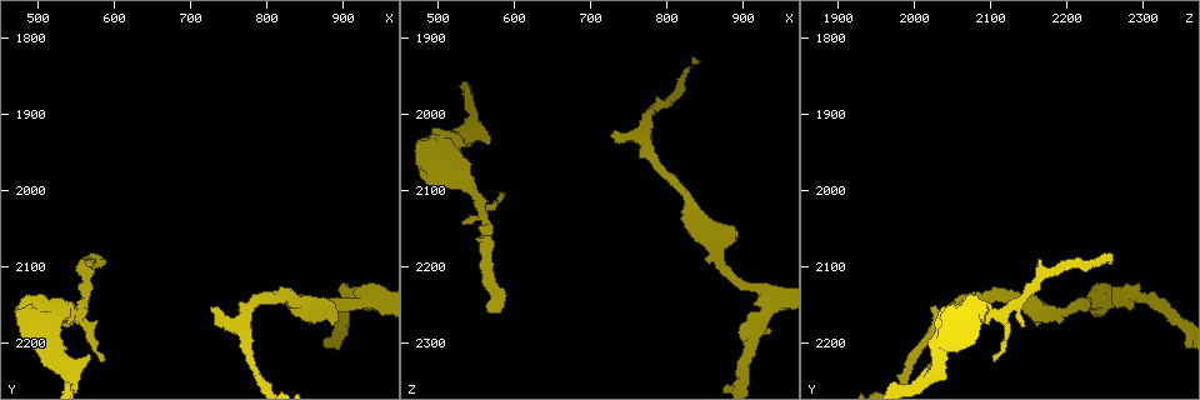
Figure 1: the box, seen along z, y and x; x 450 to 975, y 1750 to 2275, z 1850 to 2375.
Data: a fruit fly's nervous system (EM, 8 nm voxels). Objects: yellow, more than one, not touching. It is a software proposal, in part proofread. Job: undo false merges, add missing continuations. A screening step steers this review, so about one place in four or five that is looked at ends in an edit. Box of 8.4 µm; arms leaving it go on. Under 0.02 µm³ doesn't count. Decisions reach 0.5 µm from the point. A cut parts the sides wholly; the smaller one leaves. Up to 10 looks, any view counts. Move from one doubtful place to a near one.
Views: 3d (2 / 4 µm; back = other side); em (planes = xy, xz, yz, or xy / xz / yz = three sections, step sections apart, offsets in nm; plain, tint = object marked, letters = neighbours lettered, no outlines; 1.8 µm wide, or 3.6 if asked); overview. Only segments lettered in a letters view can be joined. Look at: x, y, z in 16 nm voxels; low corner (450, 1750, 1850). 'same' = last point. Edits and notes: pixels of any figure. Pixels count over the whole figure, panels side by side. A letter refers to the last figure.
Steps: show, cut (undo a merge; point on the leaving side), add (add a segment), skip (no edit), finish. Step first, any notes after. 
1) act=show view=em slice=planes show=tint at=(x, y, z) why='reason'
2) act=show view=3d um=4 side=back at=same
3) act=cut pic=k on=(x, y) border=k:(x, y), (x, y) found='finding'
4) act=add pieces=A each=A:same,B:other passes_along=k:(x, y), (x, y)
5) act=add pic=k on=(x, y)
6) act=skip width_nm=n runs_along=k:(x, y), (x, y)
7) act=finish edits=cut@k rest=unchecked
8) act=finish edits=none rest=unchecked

act=show view=em slice=planes show=tint at=(940, 2140, 2240)

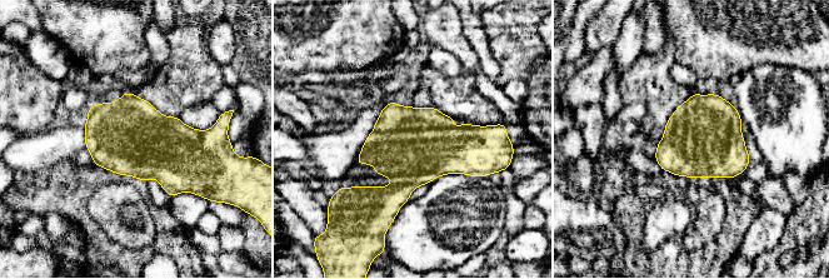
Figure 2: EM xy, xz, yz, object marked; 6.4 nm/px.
act=show view=em slice=planes show=letters at=same why='see the neighbours'

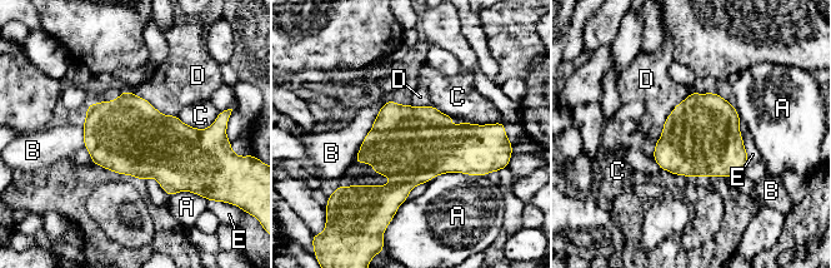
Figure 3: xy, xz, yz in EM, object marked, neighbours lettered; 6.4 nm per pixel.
act=skip width_nm=500 each=A:other,B:other,C:other,D:other,E:other border=3:(692, 90), (666, 118), (656, 142) found='continuous, no second neuron'

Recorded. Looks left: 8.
act=show view=em slice=xz step=8 show=tint at=(560, 2085, 2260) why='branch stops here'

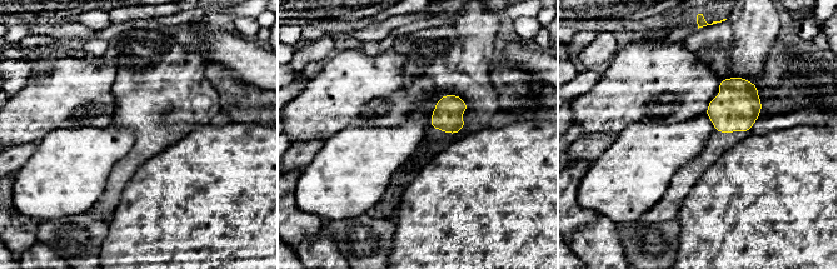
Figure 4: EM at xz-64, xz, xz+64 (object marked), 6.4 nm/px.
act=show view=em slice=planes show=letters at=same

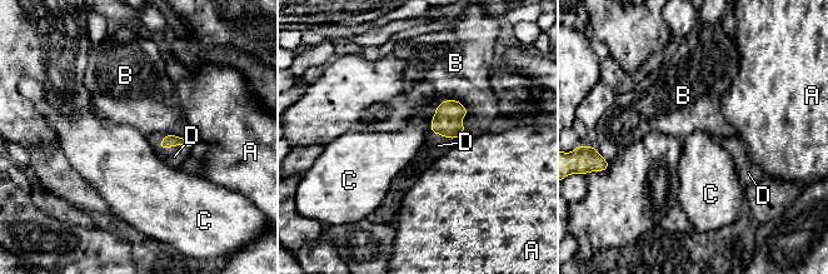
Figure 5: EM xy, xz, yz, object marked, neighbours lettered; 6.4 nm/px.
act=add pieces=D longest_contact=B:280nm each=A:other,B:other,C:other,D:same found='it goes on there'

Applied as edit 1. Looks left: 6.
act=show view=overview why='redraw'

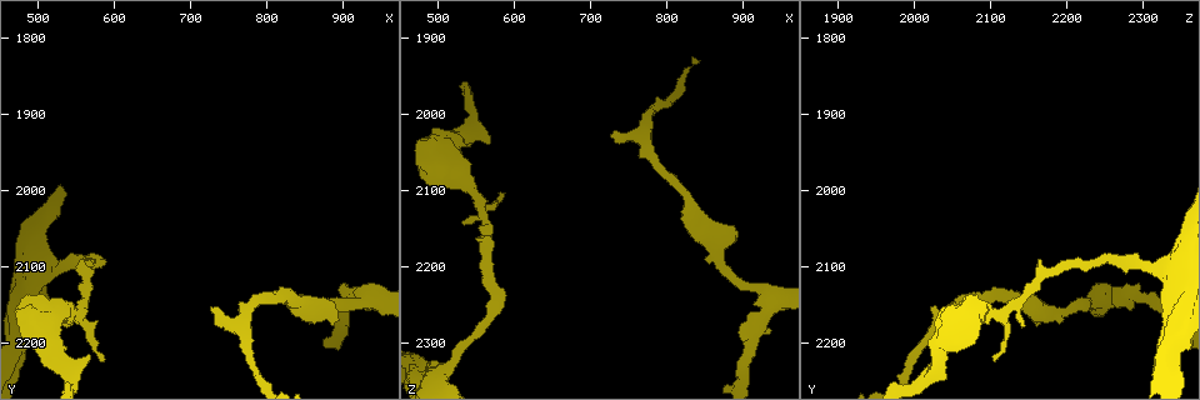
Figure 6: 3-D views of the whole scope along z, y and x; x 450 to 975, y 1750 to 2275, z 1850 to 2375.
act=show view=3d um=2 at=(495, 2140, 2325) why='sudden change in width'

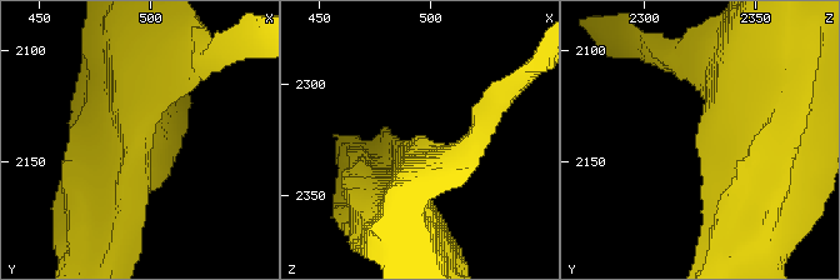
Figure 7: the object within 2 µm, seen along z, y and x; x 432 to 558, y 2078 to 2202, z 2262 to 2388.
act=show view=em slice=planes show=tint at=(492, 2142, 2329) why='now the EM'

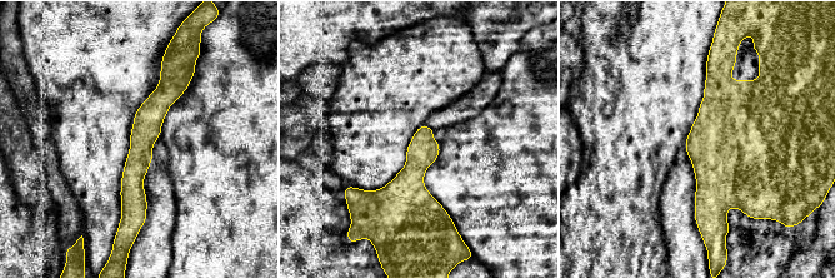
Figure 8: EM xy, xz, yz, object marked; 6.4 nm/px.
act=show view=em slice=planes show=letters at=same why='what lies round it'

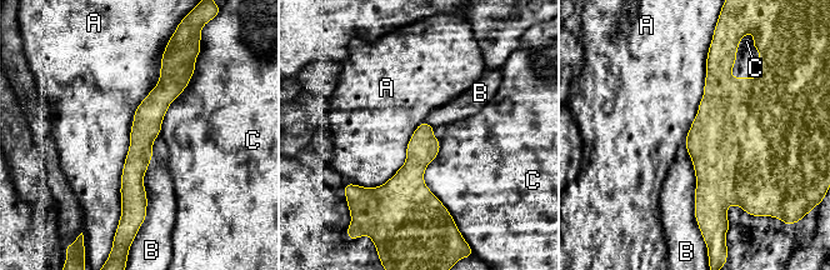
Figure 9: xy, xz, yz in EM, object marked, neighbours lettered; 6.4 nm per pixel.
act=skip each=A:other,B:other,C:other border=9:(163, 54), (134, 114), (118, 221) found='one neuron here'

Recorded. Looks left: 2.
act=show view=3d um=4 at=(585, 2220, 2100) why='an open end'

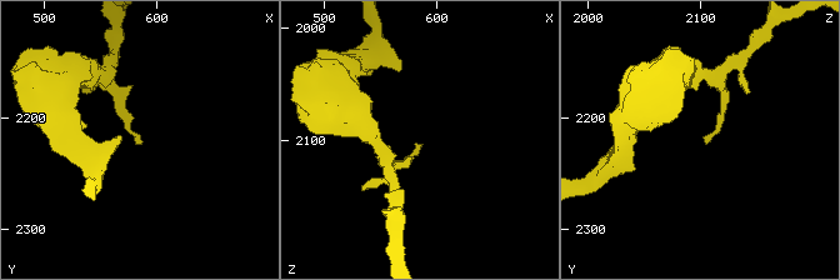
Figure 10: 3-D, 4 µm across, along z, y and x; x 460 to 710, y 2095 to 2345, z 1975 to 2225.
act=show view=em slice=planes show=letters at=(586, 2218, 2106)

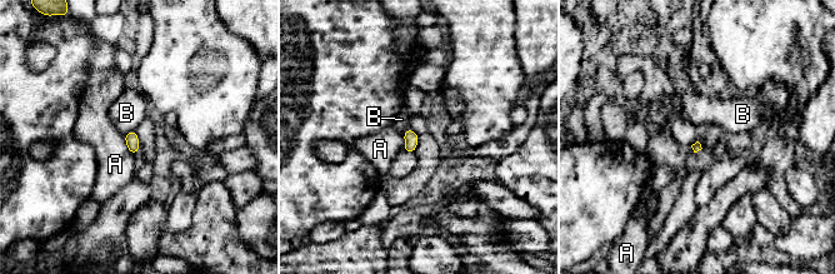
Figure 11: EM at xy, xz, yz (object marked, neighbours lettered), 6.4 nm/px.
act=skip each=A:other,B:other found='none of them fits'

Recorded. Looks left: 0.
act=finish edits=add@5 rest=unchecked

